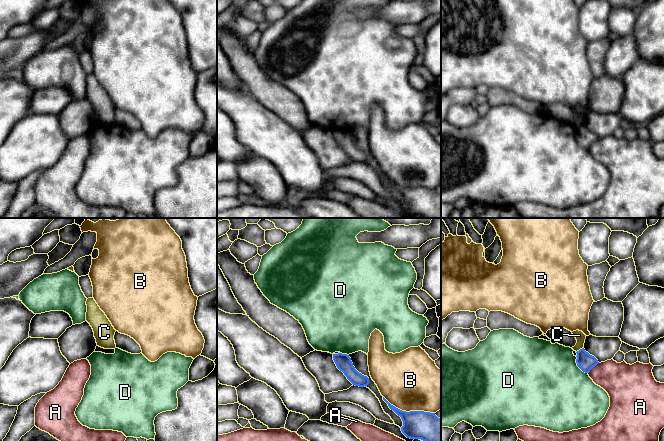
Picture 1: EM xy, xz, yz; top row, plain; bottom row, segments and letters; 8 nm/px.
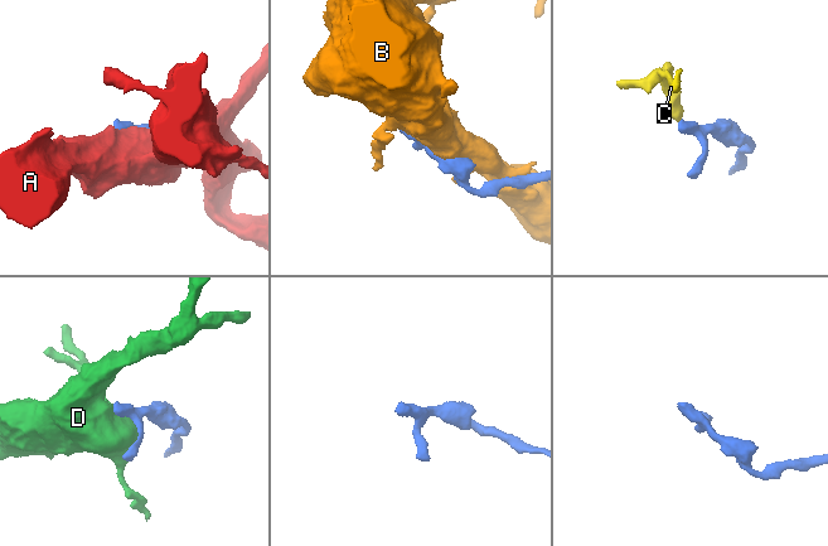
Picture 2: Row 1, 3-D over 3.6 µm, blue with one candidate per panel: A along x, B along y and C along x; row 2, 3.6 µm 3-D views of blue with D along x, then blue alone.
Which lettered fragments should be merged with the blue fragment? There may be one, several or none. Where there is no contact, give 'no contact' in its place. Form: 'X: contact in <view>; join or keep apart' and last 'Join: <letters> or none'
A: contact in yz; keep apart
B: contact in xz; keep apart
C: contact in yz; keep apart
D: contact in yz; keep apart
Join: none

